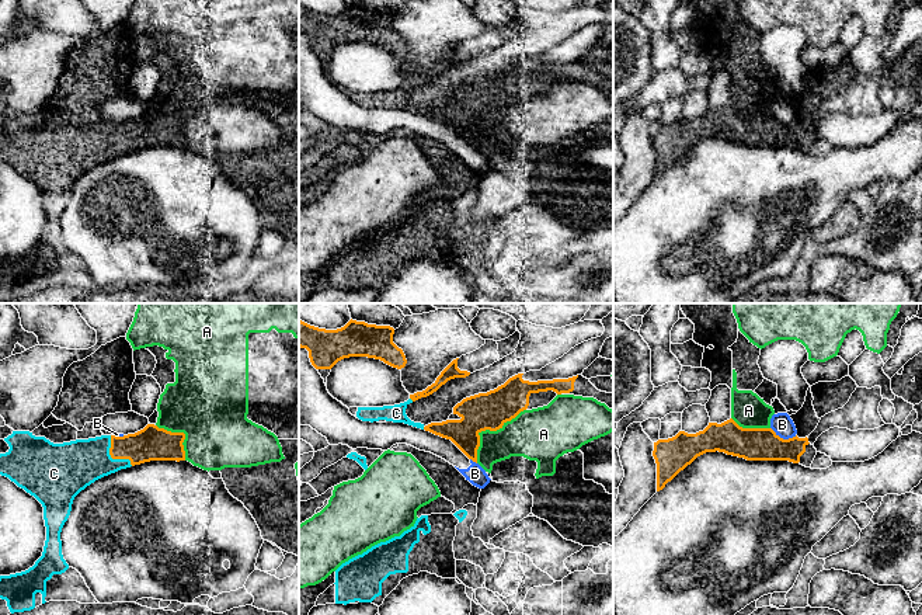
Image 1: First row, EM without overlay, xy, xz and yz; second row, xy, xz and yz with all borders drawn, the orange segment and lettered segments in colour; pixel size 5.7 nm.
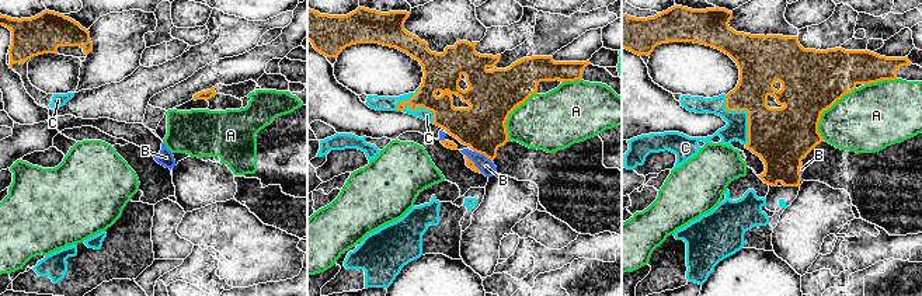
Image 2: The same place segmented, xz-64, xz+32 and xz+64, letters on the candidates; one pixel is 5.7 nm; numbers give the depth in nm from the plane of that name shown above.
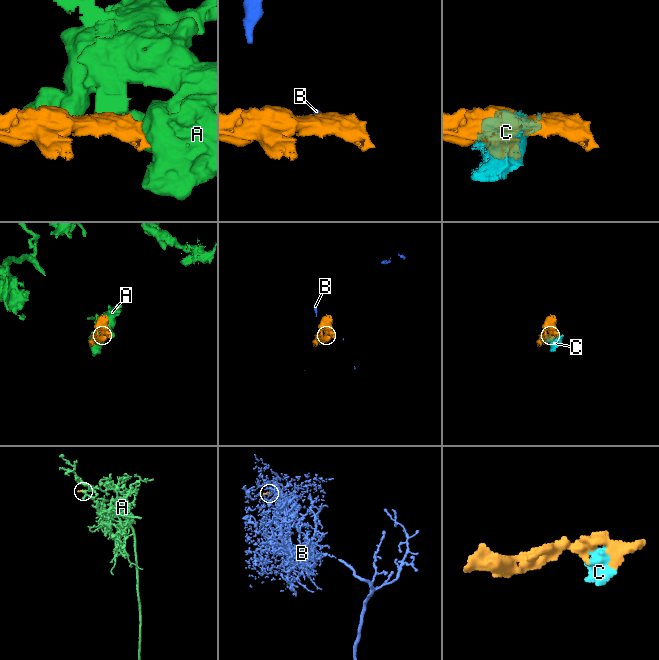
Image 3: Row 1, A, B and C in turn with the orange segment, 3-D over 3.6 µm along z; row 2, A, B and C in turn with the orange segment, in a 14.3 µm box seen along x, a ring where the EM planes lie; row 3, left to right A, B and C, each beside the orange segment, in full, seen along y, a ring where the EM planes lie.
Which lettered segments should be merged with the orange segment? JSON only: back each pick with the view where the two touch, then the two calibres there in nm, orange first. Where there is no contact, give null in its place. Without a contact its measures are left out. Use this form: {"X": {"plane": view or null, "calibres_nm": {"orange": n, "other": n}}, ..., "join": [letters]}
{"C": {"plane": "xy", "calibres_nm": {"orange": 190, "other": 280}}, "join": ["C"]}

